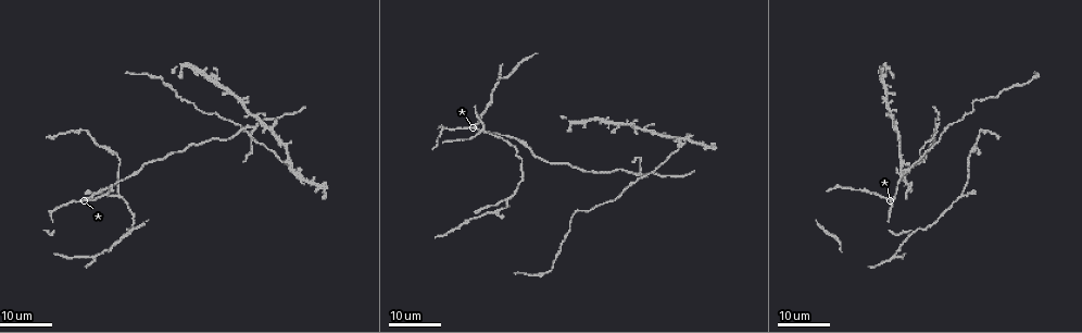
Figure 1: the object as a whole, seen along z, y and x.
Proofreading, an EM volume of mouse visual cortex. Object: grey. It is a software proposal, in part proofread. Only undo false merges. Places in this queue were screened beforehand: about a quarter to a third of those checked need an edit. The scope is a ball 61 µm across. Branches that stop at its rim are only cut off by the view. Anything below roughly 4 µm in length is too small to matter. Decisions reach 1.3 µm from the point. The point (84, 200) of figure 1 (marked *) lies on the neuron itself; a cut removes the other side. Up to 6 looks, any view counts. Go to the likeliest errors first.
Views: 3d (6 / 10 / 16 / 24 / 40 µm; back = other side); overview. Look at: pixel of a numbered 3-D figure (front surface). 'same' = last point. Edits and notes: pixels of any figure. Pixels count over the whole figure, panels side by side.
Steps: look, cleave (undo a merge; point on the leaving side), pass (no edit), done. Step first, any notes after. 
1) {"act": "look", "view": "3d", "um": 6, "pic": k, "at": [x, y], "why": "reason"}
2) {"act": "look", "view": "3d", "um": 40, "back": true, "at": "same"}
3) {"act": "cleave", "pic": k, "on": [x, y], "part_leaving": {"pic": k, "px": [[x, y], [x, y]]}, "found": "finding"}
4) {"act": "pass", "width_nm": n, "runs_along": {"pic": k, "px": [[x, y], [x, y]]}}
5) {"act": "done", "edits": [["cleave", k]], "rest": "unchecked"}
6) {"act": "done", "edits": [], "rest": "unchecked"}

{"act": "look", "view": "3d", "um": 24, "pic": 1, "at": [936, 128], "why": "three-way junction"}

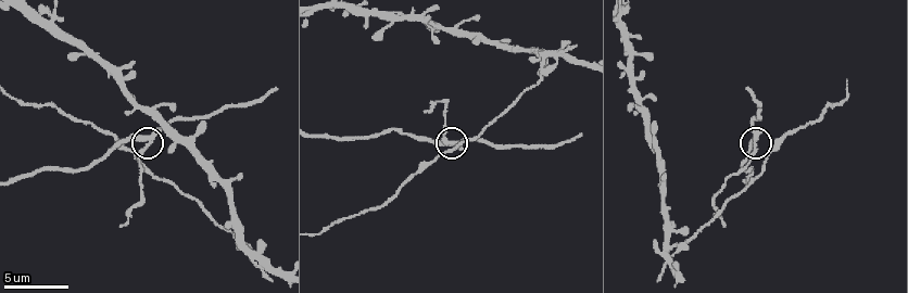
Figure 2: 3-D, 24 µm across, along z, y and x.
{"act": "look", "view": "3d", "um": 6, "pic": 2, "at": [150, 144], "why": "zoom in"}

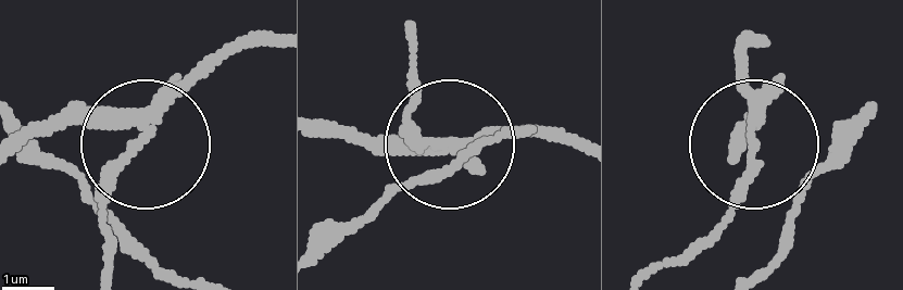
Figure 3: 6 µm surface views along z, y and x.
{"act": "cleave", "pic": 3, "on": [109, 180], "side_arm_um": 12, "part_leaving": {"pic": 3, "px": [[158, 116], [114, 190], [105, 268]]}, "found": "a second neuron is stuck on"}

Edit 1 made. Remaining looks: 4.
{"act": "look", "view": "overview"}

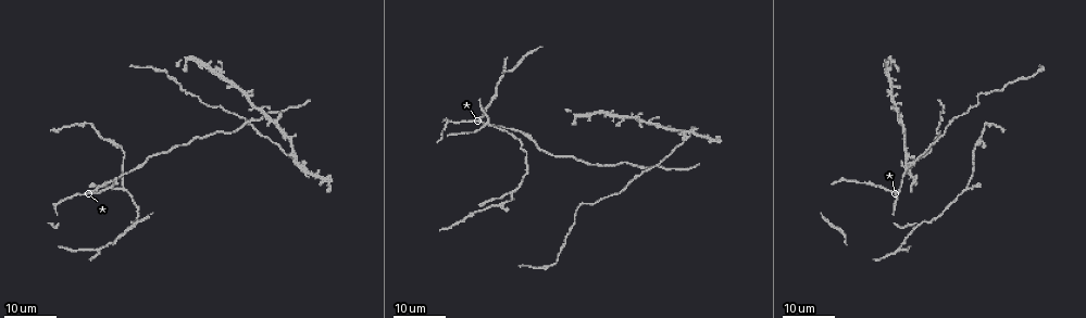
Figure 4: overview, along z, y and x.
{"act": "look", "view": "3d", "um": 24, "pic": 4, "at": [510, 190], "why": "three arms meet"}

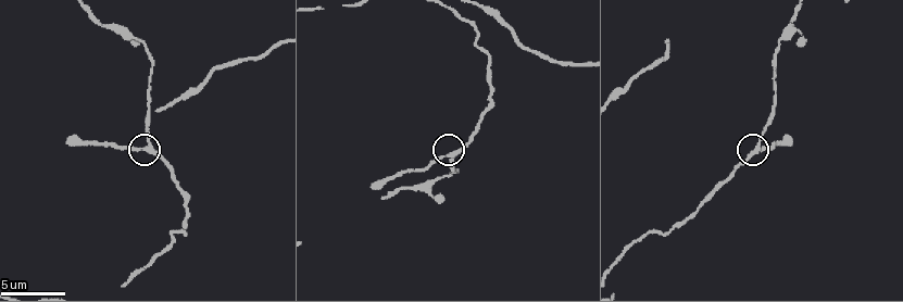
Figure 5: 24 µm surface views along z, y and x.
{"act": "look", "view": "3d", "um": 10, "pic": 5, "at": [755, 146], "why": "closer look"}

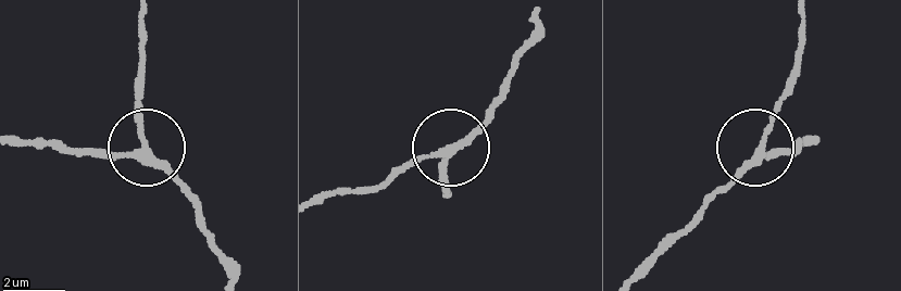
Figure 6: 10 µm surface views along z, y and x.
{"act": "pass", "side_arm_um": 8, "runs_along": {"pic": 6, "px": [[634, 275], [758, 151], [787, 151]]}, "found": "continuous, no second neuron"}

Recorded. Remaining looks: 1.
{"act": "done", "edits": [["cleave", 3]], "rest": "unchecked"}

